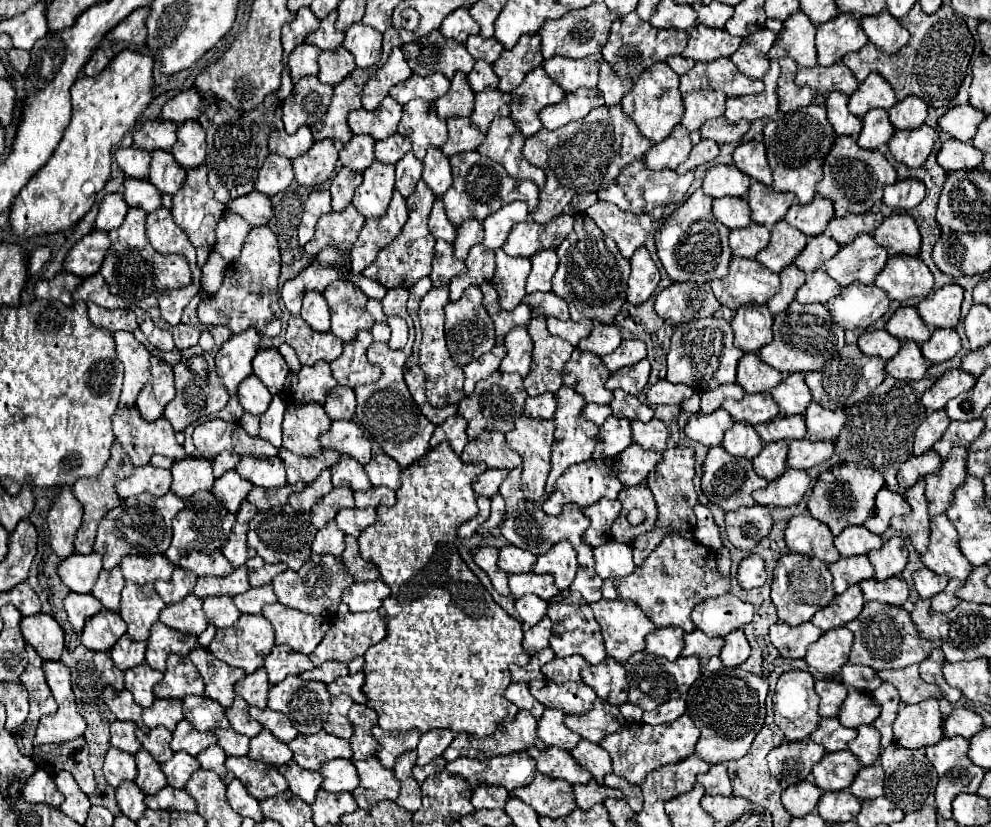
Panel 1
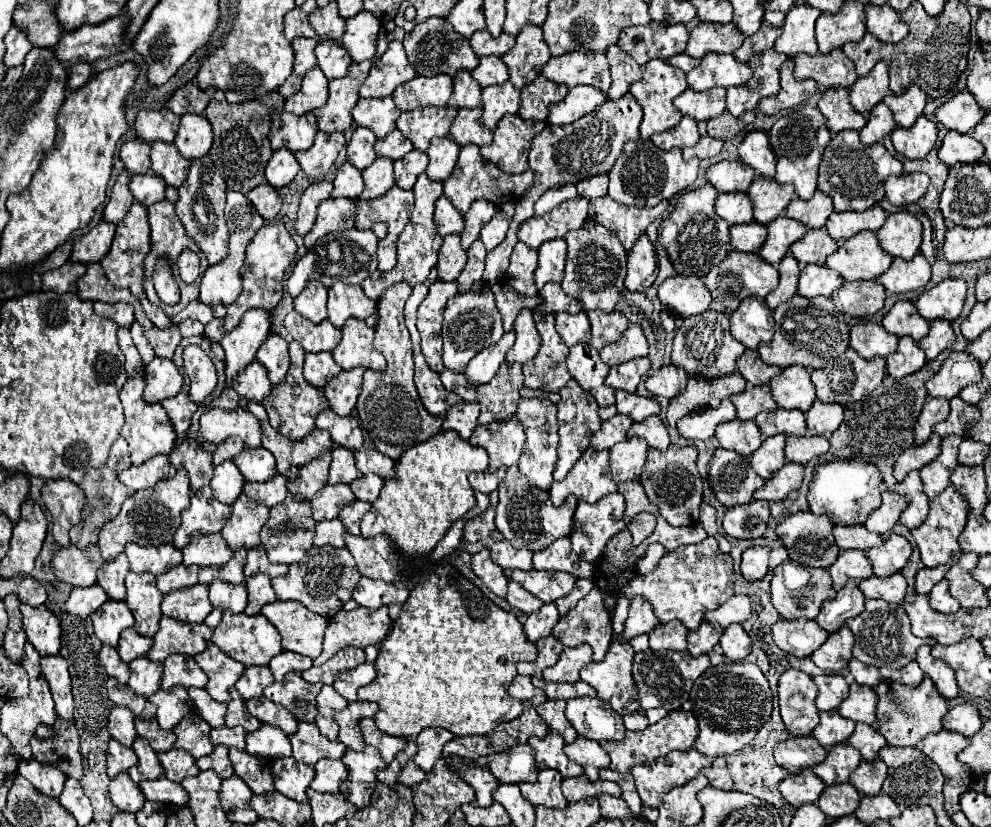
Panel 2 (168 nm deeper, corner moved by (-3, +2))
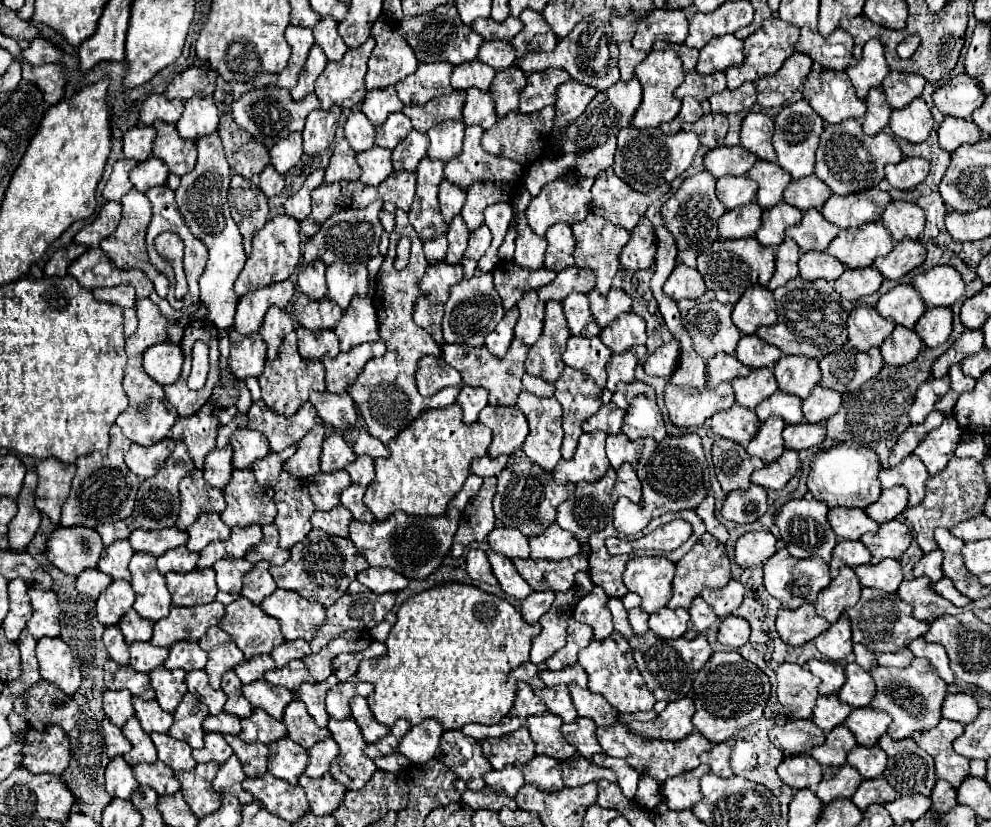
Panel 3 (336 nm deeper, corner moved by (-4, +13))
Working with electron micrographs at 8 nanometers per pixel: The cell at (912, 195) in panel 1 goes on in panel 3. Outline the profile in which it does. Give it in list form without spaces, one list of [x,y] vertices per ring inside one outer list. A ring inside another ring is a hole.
[[[902,158],[898,164],[886,166],[886,180],[892,188],[912,190],[928,174],[928,162],[924,158]]]

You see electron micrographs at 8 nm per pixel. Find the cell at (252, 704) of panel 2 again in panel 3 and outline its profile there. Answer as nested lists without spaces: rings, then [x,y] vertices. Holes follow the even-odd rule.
[[[264,678],[242,686],[242,694],[254,708],[266,710],[276,720],[282,720],[286,704],[294,700],[294,694],[290,690],[286,690],[282,686],[270,686]]]

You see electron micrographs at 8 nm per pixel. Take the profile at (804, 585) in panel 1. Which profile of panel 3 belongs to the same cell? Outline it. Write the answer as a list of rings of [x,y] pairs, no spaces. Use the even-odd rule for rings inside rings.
[[[786,548],[778,550],[766,564],[764,564],[764,586],[766,590],[782,602],[784,608],[798,608],[802,604],[812,604],[822,588],[830,584],[828,564],[820,558],[794,558],[788,554]]]

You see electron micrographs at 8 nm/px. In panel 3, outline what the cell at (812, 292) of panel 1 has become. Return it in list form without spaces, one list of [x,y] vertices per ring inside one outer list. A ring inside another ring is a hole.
[[[804,252],[800,256],[800,276],[804,280],[816,280],[816,278],[824,278],[824,280],[836,280],[842,272],[844,266],[840,264],[838,258],[824,254],[824,252]]]

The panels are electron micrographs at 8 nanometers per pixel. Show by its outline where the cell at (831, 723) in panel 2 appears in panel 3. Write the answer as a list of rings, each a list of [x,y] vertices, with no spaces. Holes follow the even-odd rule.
[[[836,694],[830,696],[818,696],[816,708],[814,708],[814,724],[820,726],[824,732],[830,732],[832,728],[844,724],[844,720],[850,716],[852,708],[838,700]]]

